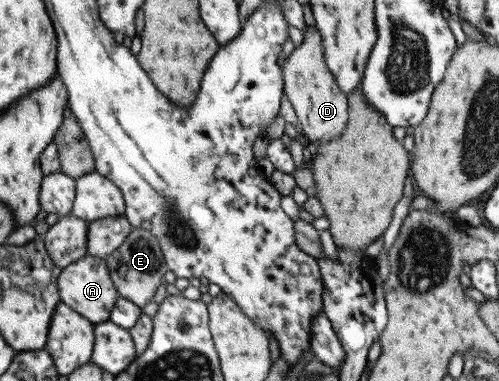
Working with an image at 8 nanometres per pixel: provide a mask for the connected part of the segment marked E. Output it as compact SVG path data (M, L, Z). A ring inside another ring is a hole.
M133 227L126 240L111 255L104 258L111 280L115 285L118 296L133 302L139 308L153 301L153 297L159 286L165 283L163 275L168 267L161 251L158 239L146 229Z

